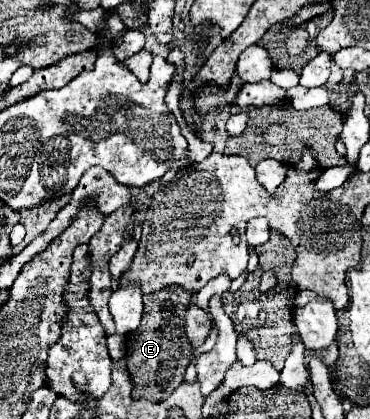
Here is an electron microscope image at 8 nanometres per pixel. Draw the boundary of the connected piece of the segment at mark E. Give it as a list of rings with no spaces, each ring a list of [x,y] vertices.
[[[171,285],[171,289],[161,289],[159,293],[143,295],[145,311],[141,325],[135,329],[135,333],[127,335],[127,363],[135,385],[133,395],[157,403],[169,397],[171,391],[183,383],[185,369],[193,357],[193,347],[185,335],[183,317],[193,295],[195,293],[187,293],[187,289],[179,289],[179,285]]]

